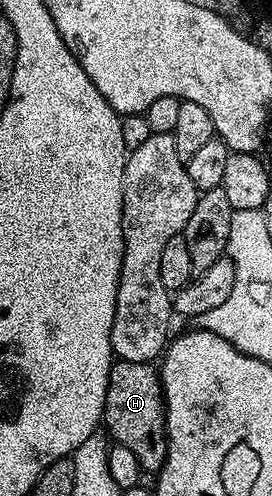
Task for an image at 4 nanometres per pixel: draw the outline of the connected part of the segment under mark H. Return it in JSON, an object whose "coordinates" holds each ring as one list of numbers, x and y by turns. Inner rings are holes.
{"coordinates":[[125,359,113,362,106,385,102,427,112,443,126,445,126,449,134,453,141,471,159,472,164,463,164,412,164,392,160,386,160,373,152,363,135,363]]}

